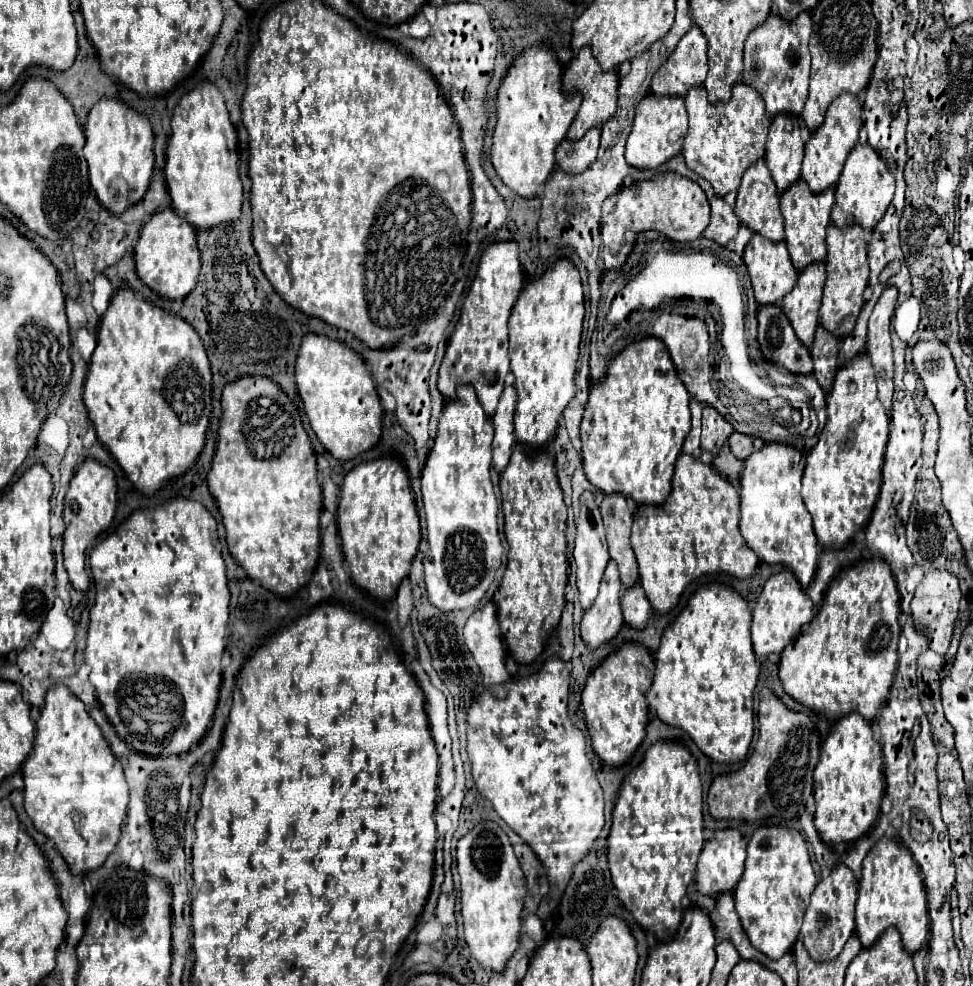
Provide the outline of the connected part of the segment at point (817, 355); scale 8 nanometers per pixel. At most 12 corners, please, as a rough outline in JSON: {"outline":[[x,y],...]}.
{"outline":[[823,325],[815,331],[811,357],[825,391],[839,369],[839,339]]}

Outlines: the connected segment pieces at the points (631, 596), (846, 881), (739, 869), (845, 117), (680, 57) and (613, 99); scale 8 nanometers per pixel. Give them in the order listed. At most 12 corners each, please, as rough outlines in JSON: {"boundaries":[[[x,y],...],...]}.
{"boundaries":[[[637,583],[623,589],[621,609],[627,625],[643,629],[651,605]],[[837,863],[819,879],[801,939],[831,961],[855,931],[857,877]],[[727,827],[697,861],[703,895],[733,891],[743,875],[745,839]],[[841,93],[805,143],[813,193],[837,183],[863,125],[859,95]],[[681,37],[651,81],[655,95],[685,97],[707,75],[707,39]],[[581,47],[563,83],[583,93],[567,137],[579,139],[617,109],[619,75]]]}

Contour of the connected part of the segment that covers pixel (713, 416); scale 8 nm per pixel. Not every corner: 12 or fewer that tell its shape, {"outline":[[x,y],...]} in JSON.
{"outline":[[703,405],[701,449],[711,455],[733,433],[731,423]]}

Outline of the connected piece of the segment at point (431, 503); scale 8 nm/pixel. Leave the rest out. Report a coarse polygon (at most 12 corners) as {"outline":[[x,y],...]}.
{"outline":[[471,385],[421,473],[423,571],[439,611],[501,567],[493,423]]}

